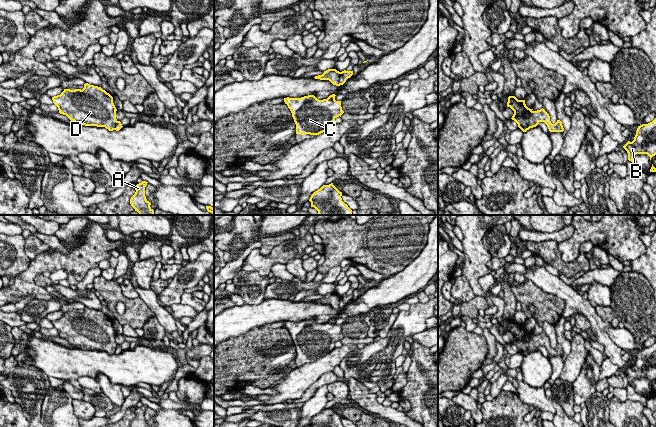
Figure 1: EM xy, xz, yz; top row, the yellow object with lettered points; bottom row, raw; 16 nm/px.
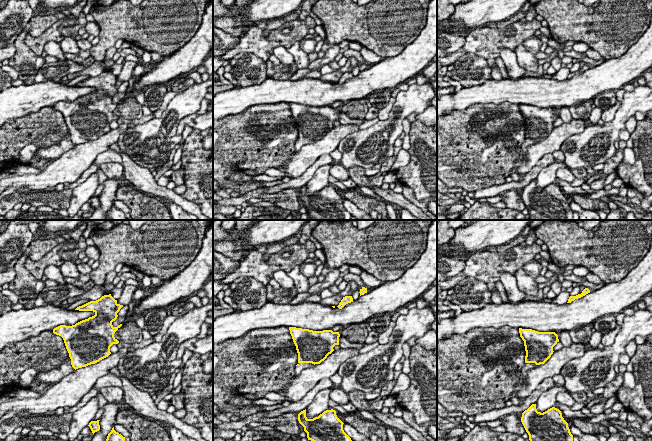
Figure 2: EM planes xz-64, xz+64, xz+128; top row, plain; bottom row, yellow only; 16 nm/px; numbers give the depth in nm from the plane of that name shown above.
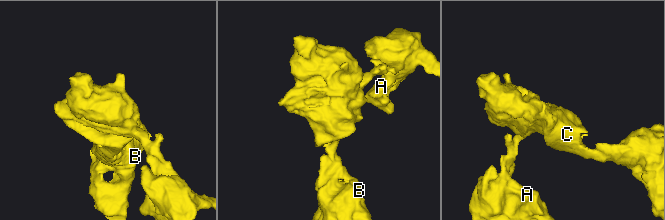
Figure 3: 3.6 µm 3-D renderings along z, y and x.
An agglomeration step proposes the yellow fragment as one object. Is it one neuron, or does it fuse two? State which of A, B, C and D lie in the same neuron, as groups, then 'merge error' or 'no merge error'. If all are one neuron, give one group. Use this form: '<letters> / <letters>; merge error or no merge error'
A / B C D; merge error

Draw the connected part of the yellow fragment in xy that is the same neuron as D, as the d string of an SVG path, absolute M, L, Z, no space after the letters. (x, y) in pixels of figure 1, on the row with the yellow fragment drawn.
M85 83L82 90L64 89L52 100L59 113L76 124L115 130L117 109L113 97L101 87Z

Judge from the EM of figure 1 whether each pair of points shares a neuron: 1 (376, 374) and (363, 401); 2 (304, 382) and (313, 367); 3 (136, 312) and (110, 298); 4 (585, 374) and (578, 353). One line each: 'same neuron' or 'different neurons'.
1: different neurons
2: same neuron
3: same neuron
4: different neurons

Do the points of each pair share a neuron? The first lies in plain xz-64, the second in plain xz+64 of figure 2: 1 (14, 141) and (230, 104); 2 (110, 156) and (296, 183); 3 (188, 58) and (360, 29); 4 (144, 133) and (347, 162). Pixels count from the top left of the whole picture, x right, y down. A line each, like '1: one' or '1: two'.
1: two
2: one
3: two
4: one

